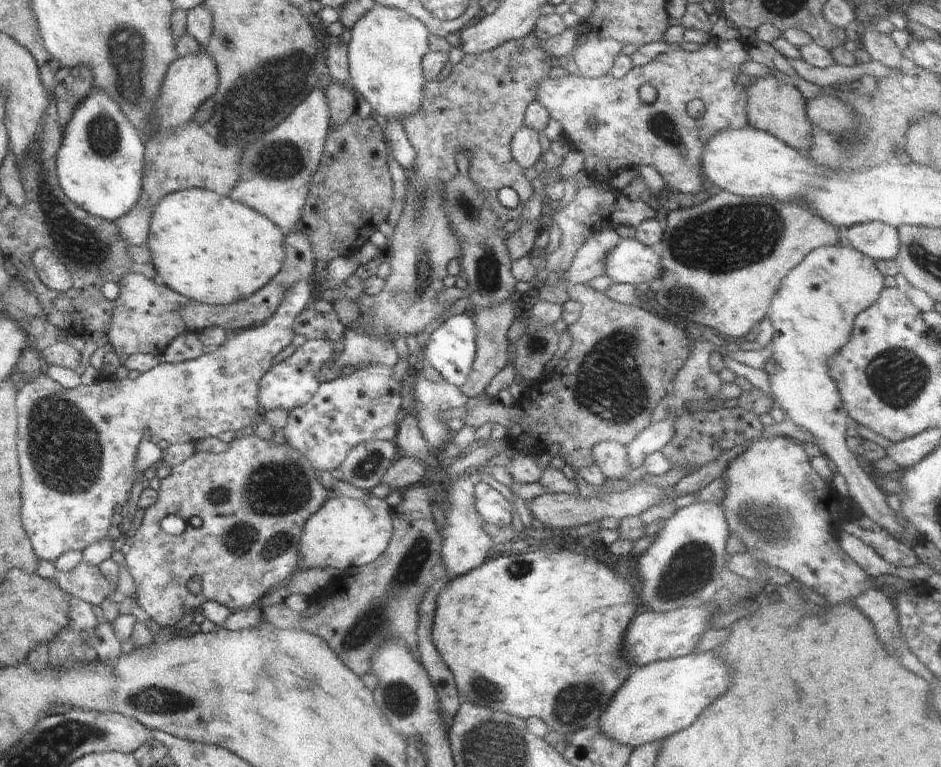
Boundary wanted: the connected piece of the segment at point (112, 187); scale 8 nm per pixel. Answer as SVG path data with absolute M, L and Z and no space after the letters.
M91 90L76 106L62 136L60 153L57 155L57 176L65 195L92 216L107 221L114 222L121 216L128 215L142 192L145 140L139 136L139 132L114 98L104 90Z

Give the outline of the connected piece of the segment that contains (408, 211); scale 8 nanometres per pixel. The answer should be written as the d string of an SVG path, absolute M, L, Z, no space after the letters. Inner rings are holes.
M530 38L514 40L502 44L500 47L482 52L478 55L467 55L461 62L454 64L450 75L446 80L427 81L425 83L424 99L418 112L406 116L402 120L404 131L408 141L416 152L416 169L409 180L409 189L404 199L404 209L394 234L389 239L385 253L388 256L390 274L384 279L384 288L374 295L374 305L363 308L361 316L372 318L366 324L360 324L360 331L368 336L378 336L392 343L392 332L398 332L400 336L407 337L422 332L426 326L430 326L442 314L447 315L448 304L440 304L440 293L446 289L443 284L447 276L448 263L451 259L462 257L462 248L457 242L447 211L443 206L442 195L445 185L454 179L459 170L456 165L456 154L466 150L472 155L470 160L469 176L487 196L491 208L499 217L499 227L504 226L509 220L520 221L527 201L533 194L532 182L524 174L525 169L517 163L511 152L511 141L514 134L525 122L525 111L530 102L536 99L538 86L542 80L549 77L547 57L543 50L538 50L538 44L533 44ZM510 187L518 193L520 203L514 210L507 209L496 198L499 190Z

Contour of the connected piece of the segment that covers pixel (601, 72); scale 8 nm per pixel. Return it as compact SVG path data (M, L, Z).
M591 36L586 44L574 48L577 70L581 76L600 79L611 72L623 47L616 40Z

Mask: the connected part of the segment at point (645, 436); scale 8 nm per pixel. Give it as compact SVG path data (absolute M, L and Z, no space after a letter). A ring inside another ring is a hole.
M670 412L666 420L659 420L652 423L650 427L643 430L635 439L626 445L628 454L628 470L634 470L644 464L645 458L653 452L660 451L672 438L674 434L674 418L677 414Z

